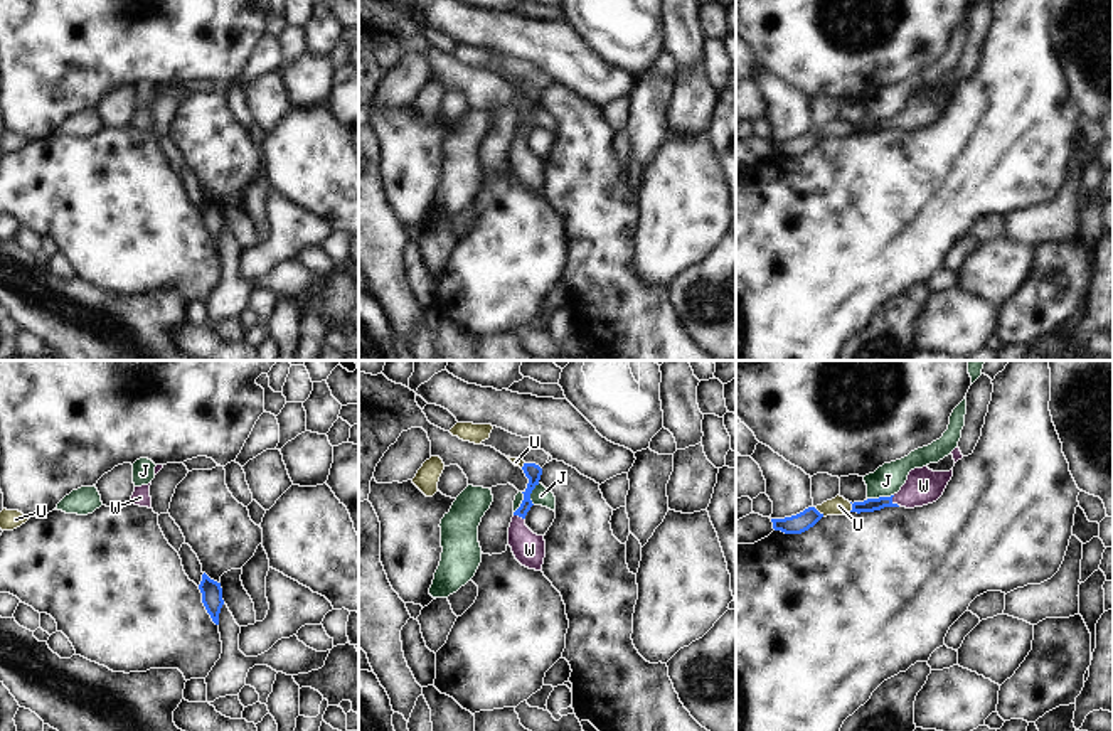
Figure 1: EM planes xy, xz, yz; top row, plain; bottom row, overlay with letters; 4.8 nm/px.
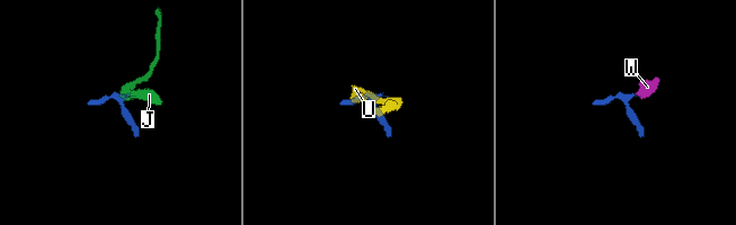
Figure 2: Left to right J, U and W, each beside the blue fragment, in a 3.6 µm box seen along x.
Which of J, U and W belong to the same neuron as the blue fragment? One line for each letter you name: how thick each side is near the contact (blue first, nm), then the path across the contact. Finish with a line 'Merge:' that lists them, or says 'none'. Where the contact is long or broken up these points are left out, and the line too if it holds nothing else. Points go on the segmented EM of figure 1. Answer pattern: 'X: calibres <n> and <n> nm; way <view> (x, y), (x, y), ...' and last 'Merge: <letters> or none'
W: calibres 60 and 170 nm; way yz (871, 504), (891, 501), (908, 497), (923, 485)
Merge: W

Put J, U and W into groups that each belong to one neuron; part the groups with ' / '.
J U / W

